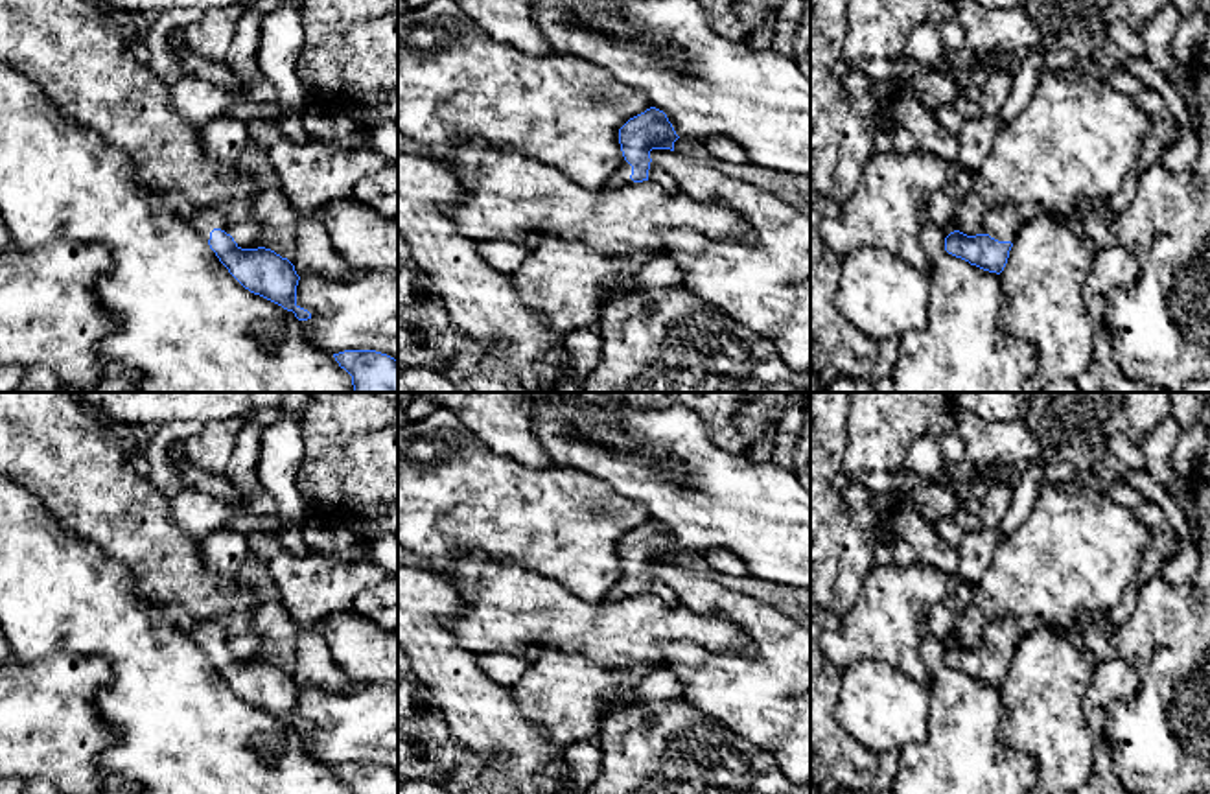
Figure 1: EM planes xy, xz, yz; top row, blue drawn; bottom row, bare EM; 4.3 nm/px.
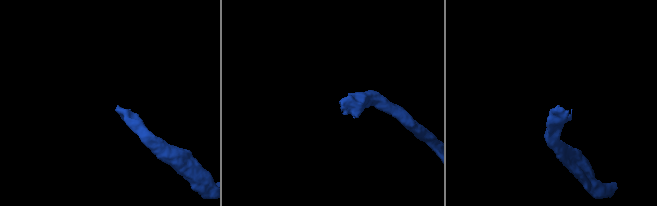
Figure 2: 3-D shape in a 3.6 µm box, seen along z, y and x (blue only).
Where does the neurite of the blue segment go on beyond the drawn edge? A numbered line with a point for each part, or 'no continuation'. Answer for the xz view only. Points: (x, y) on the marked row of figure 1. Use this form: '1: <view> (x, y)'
1: xz (621, 177)

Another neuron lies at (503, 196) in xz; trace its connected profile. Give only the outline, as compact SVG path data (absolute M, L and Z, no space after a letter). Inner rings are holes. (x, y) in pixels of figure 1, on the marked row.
M460 140L446 162L460 184L460 195L446 212L457 230L477 241L525 241L530 232L553 232L586 243L602 254L637 262L663 254L661 234L696 230L715 239L757 241L744 217L720 201L700 203L685 193L670 195L659 184L630 182L611 192L589 192L562 171L525 158L512 149L497 149L483 140Z

